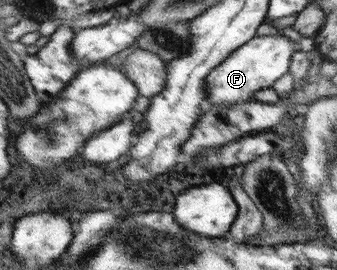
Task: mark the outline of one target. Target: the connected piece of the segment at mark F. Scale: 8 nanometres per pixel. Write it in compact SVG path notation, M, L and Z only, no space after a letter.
M257 36L251 42L233 52L219 67L212 71L208 77L207 103L204 105L204 114L209 106L233 105L234 103L245 103L256 101L253 99L259 91L273 88L273 85L284 78L291 71L293 55L297 51L313 51L318 43L313 38L292 40L287 36Z

